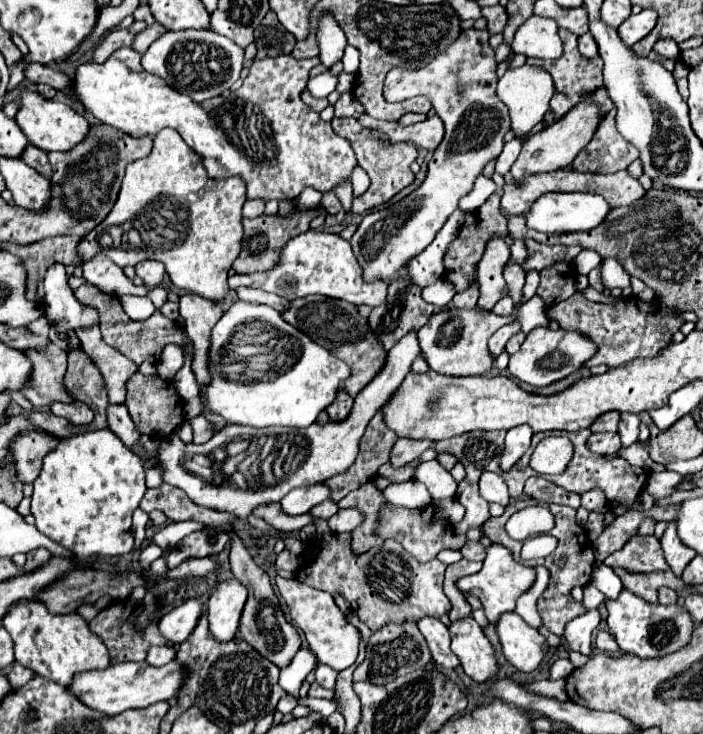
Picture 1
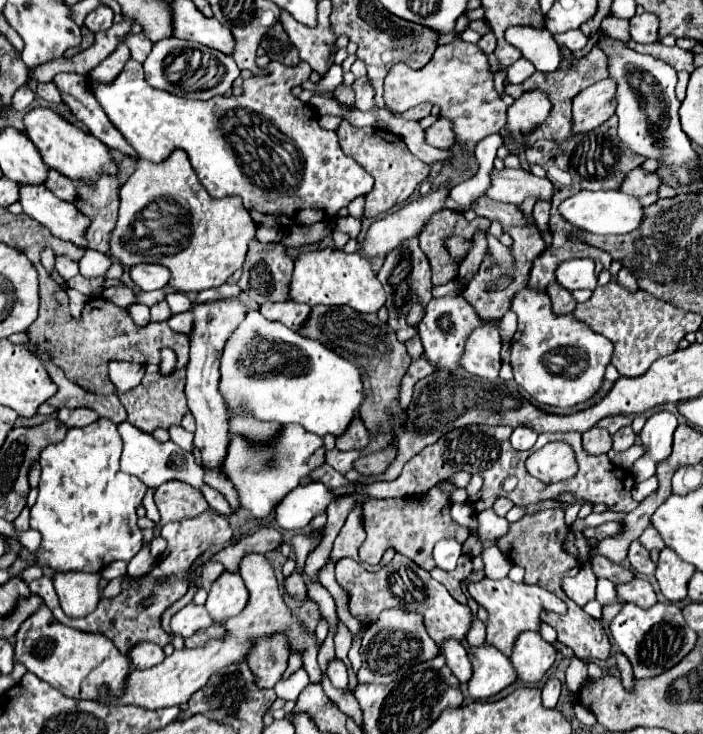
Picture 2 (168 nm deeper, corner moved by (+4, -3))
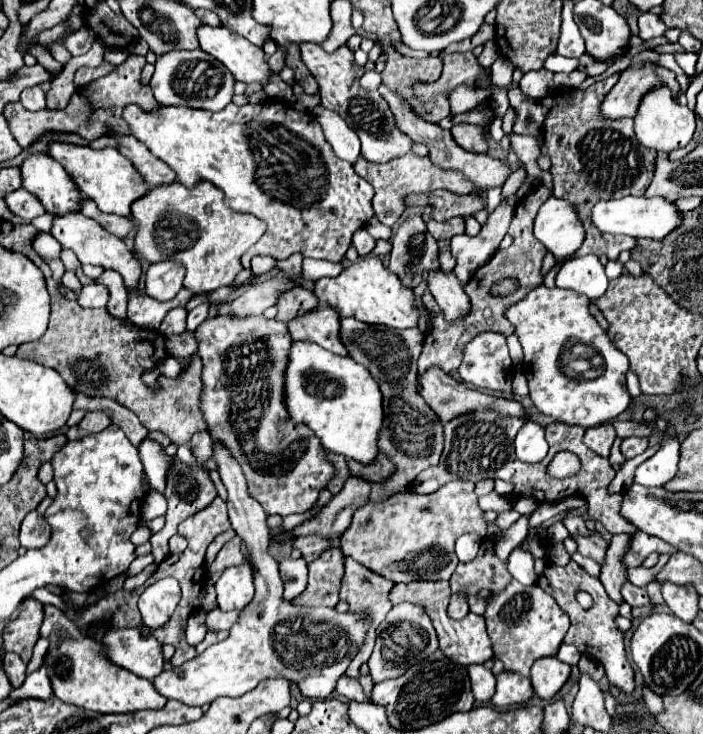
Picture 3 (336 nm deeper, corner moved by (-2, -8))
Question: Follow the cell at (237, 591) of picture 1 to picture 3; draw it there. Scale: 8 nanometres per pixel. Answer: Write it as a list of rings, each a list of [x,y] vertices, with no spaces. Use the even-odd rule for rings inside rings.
[[[248,561],[238,567],[230,567],[214,585],[218,593],[218,609],[220,611],[240,611],[254,597],[252,569]]]

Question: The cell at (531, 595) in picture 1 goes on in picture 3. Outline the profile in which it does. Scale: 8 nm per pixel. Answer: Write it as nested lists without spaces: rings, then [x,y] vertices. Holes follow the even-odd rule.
[[[562,643],[560,649],[558,649],[558,653],[556,653],[556,657],[558,657],[560,661],[568,663],[568,665],[576,665],[578,659],[580,659],[580,653],[578,653],[578,649],[576,649],[574,645],[566,645],[566,643]]]

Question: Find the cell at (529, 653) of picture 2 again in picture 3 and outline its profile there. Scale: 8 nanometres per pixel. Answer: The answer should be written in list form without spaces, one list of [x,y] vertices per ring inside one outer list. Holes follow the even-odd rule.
[[[540,657],[530,669],[532,689],[540,699],[550,699],[558,693],[570,675],[570,665],[558,661],[556,657]]]

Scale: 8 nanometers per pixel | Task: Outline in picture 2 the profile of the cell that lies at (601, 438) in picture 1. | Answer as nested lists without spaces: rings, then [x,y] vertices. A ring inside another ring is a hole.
[[[594,426],[594,428],[586,430],[582,434],[582,440],[584,440],[584,450],[588,454],[598,456],[598,454],[606,454],[606,452],[612,450],[612,436],[604,428]]]

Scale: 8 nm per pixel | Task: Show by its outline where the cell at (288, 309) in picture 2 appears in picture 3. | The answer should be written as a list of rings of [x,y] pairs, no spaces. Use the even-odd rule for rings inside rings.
[[[330,307],[324,309],[312,309],[306,315],[294,317],[288,325],[290,337],[298,341],[312,341],[318,343],[320,347],[346,355],[346,349],[342,343],[338,343],[338,315],[336,311],[330,311]]]

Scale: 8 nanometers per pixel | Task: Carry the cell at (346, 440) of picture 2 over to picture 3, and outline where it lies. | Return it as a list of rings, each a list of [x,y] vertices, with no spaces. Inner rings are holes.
[[[380,451],[378,455],[376,455],[376,459],[372,461],[372,463],[368,463],[368,465],[364,465],[364,463],[358,463],[358,461],[354,461],[354,459],[348,459],[348,467],[350,467],[350,471],[352,471],[352,475],[356,475],[356,477],[366,477],[368,481],[382,481],[384,477],[388,477],[392,471],[394,471],[394,465],[392,465],[392,461]]]

